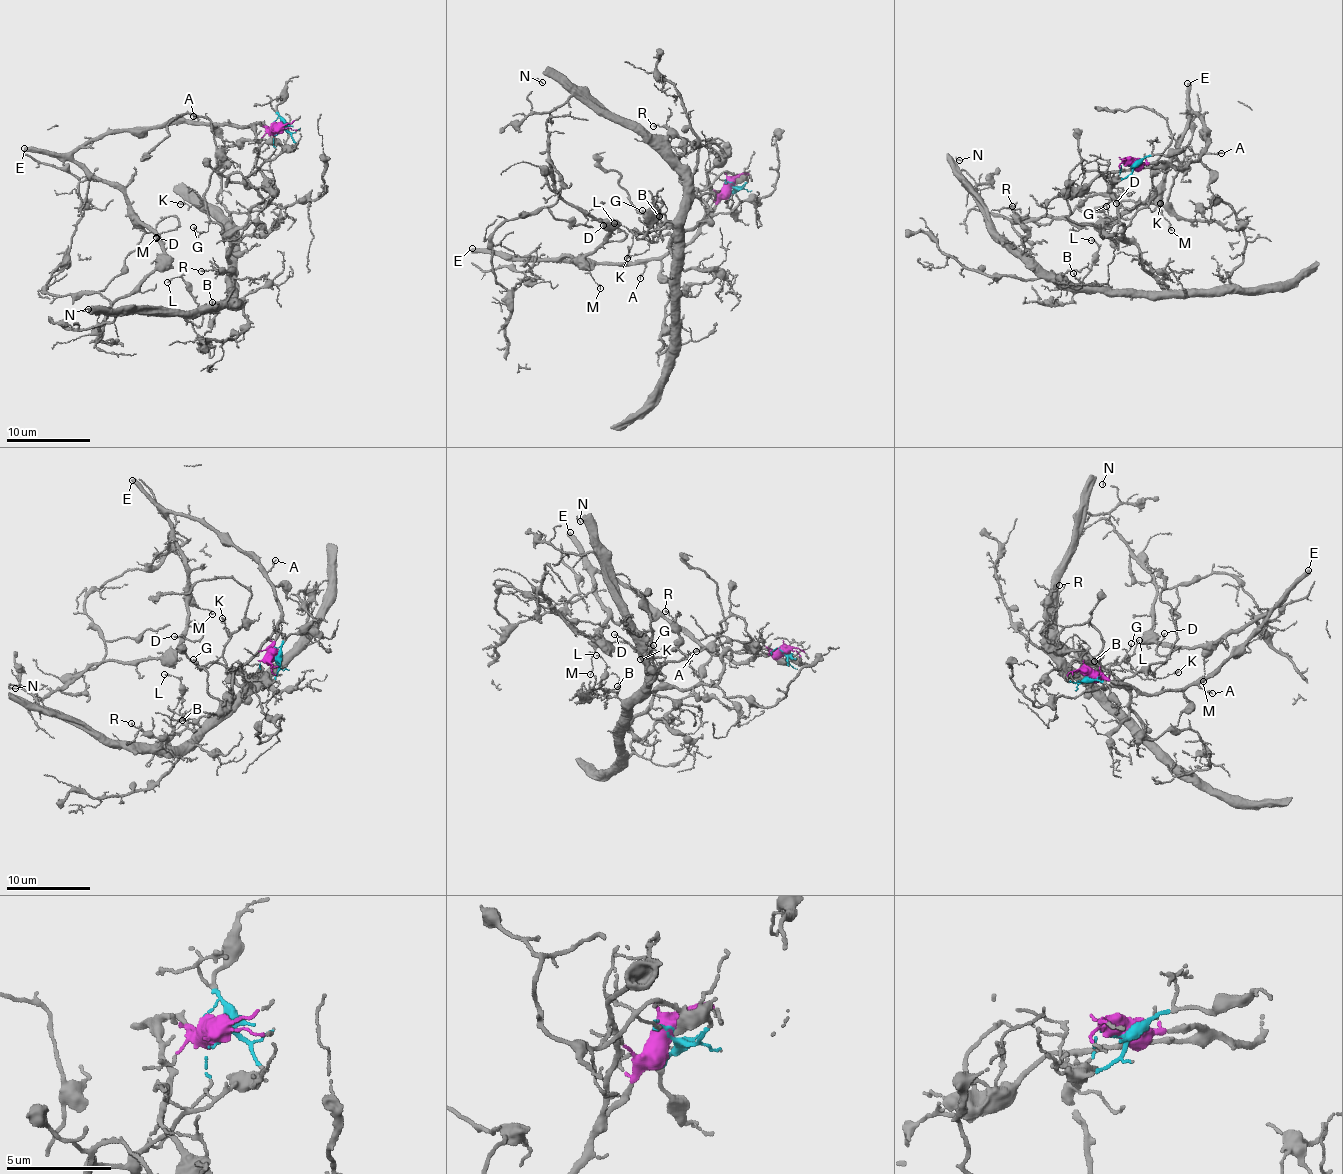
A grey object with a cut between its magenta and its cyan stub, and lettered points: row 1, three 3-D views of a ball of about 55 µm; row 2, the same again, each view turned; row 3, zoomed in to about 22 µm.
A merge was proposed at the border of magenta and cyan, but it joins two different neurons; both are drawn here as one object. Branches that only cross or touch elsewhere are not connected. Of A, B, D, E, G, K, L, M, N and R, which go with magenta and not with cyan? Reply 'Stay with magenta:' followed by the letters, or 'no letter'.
Stay with magenta: A, D, E, M

